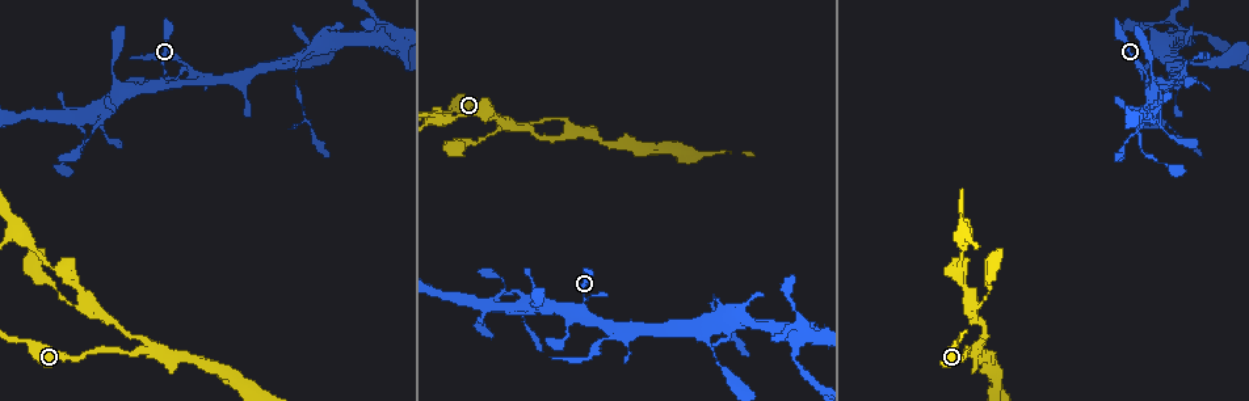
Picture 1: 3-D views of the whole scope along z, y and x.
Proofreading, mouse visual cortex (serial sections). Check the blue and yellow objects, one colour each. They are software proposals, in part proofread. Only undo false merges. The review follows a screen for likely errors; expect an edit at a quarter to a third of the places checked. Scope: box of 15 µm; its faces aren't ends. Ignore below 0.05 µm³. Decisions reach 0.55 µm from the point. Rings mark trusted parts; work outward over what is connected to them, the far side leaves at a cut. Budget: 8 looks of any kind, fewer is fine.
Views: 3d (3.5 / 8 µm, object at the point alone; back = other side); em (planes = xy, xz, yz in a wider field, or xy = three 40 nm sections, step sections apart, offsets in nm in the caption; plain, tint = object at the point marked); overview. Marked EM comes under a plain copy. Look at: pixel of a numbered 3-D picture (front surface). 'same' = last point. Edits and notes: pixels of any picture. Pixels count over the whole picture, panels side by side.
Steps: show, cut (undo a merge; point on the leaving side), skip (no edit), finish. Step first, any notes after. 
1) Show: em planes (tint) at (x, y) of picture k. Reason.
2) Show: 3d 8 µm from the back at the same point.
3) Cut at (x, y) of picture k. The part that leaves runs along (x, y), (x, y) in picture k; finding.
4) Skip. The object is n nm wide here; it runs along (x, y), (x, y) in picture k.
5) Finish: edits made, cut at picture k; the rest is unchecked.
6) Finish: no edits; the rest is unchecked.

Show: 3d 8 µm at (523, 308) of picture 1. Abrupt turn.

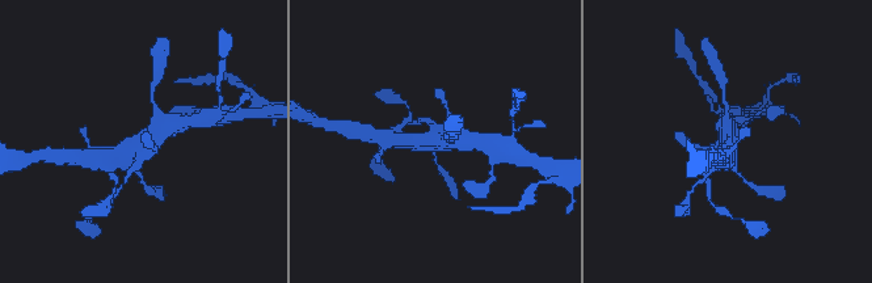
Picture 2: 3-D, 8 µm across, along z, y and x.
Show: em xy step 3 (tint) at (141, 146) of picture 2. Now the EM.

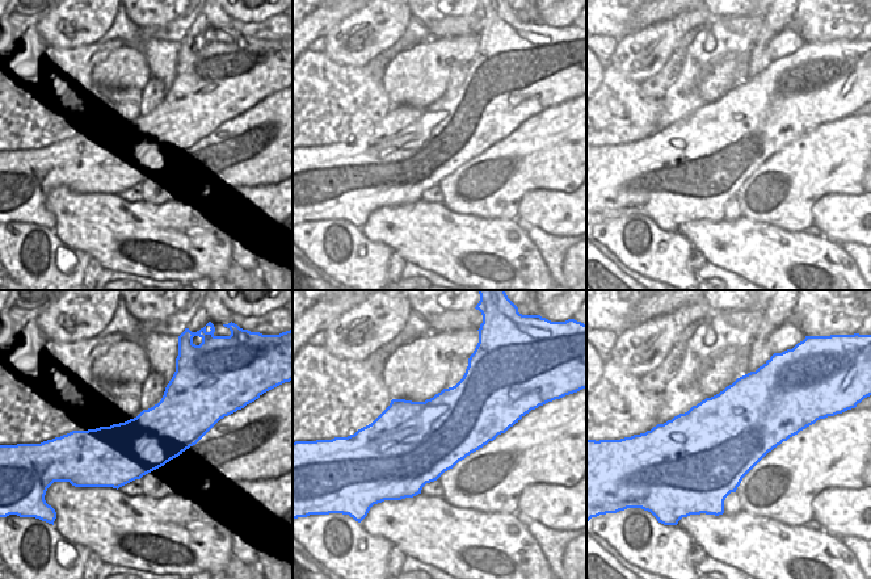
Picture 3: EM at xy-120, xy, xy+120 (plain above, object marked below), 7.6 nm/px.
Skip. It runs along (175, 123), (134, 151), (105, 153) in picture 2; continuous, no second cell.

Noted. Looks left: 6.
Show: 3d 8 µm at (295, 81) of picture 1. Narrows sharply.

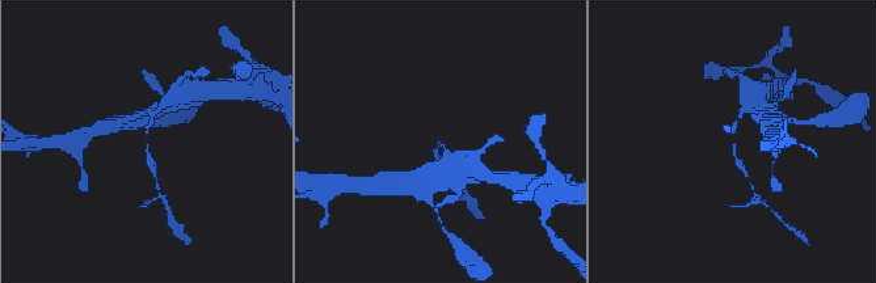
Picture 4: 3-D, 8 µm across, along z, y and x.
Show: em planes (tint) at (439, 145) of picture 4. The arms are 150, 150 nm wide.

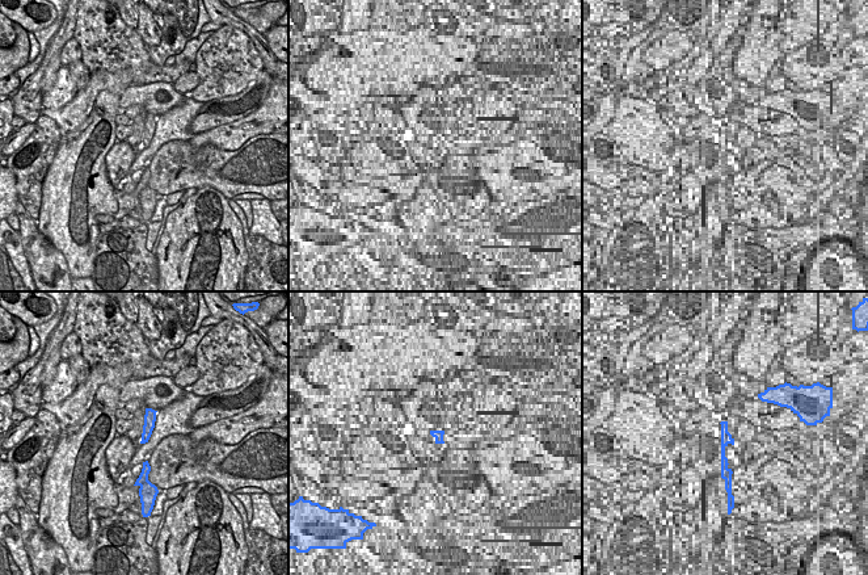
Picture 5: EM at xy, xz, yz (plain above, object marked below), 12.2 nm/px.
Cut at (150, 161) of picture 4. The part that leaves runs along (147, 143), (158, 186) in picture 4; two cells meet here.

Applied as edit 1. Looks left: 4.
Show: 3d 3.5 µm at (796, 338) of picture 1. Sharp bend.

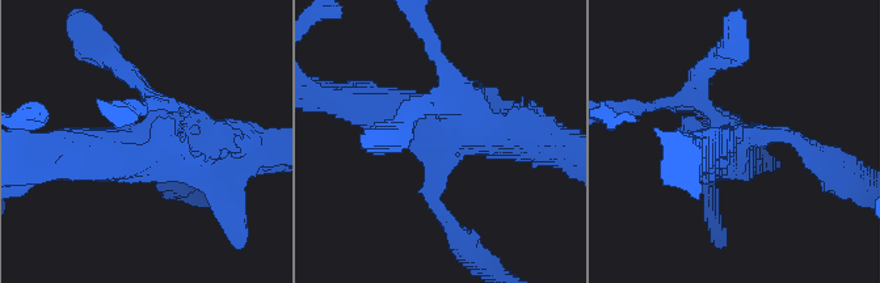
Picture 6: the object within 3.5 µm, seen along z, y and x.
Show: em planes (tint) at (442, 135) of picture 6. Need the tissue.

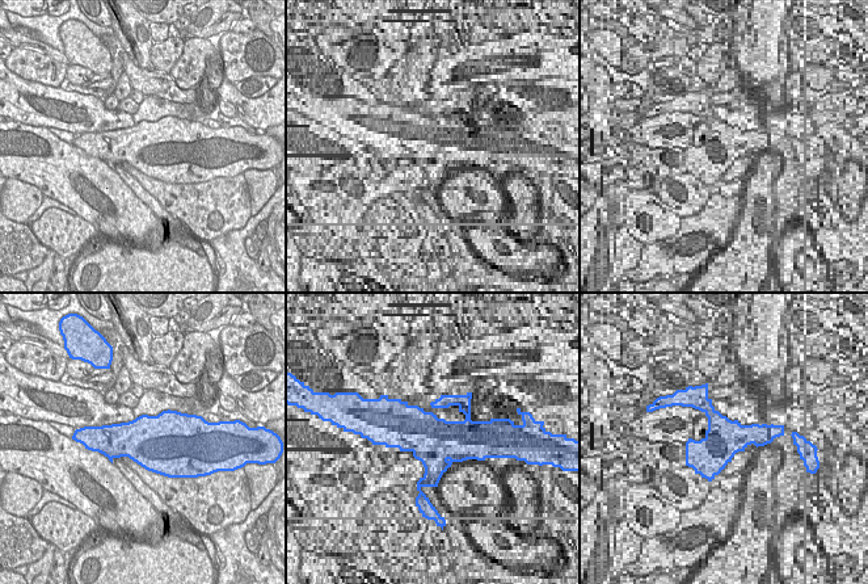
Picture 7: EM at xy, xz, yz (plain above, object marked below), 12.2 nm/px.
Skip. It runs along (362, 104), (443, 134), (440, 215) in picture 6; continuous, no second cell.

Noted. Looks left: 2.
Finish: edits made, cut at picture 4; the rest is unchecked.

